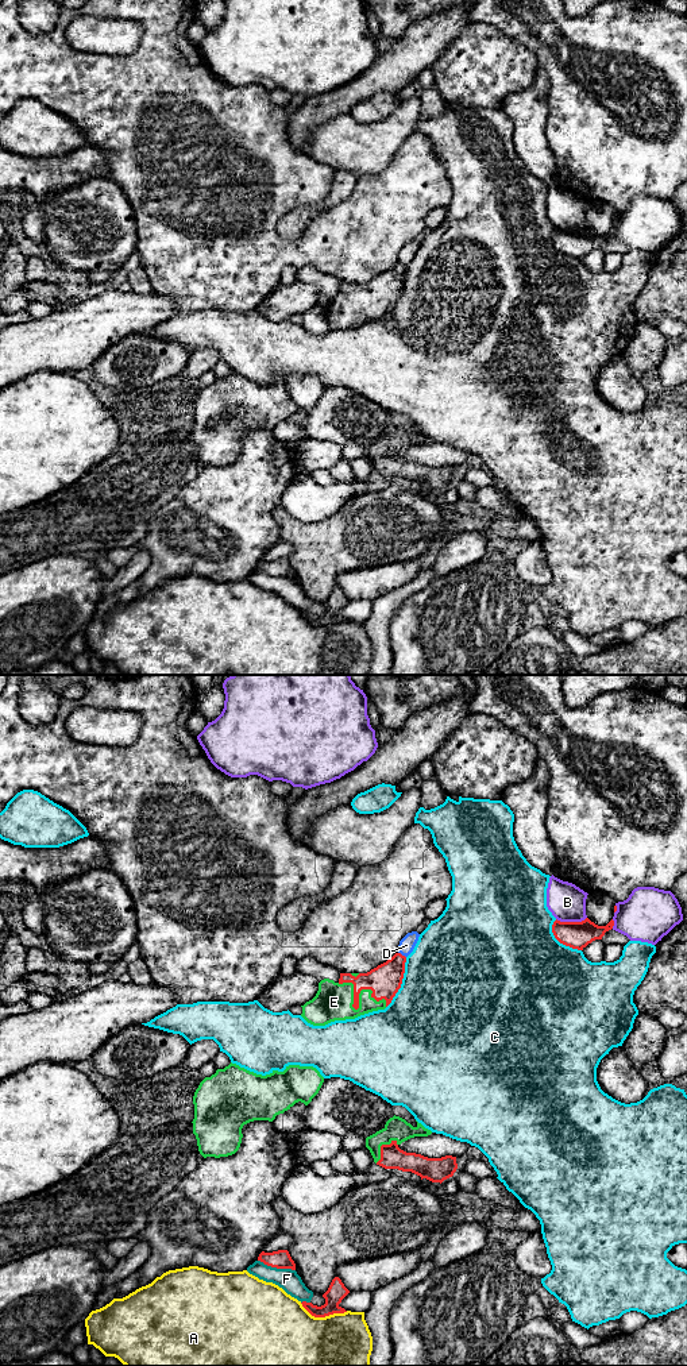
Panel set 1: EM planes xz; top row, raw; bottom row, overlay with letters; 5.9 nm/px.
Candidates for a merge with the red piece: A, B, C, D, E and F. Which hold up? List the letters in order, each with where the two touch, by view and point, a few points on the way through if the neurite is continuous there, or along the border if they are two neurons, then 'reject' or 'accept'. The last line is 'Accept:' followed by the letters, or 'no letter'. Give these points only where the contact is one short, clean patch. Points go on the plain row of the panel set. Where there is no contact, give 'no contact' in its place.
A: xz (324, 625) | reject
B: xz (571, 231) | reject
C: xz (401, 292) | reject
D: xz (401, 263) | reject
E: xz (358, 312) | accept
F: xz (277, 577) | reject
Accept: E

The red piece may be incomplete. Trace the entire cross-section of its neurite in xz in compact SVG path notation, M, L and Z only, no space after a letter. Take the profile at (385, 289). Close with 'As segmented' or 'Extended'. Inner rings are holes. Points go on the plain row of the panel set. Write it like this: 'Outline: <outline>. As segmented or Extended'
Outline: M395 262L367 282L340 282L337 292L321 289L316 305L301 315L301 325L313 335L325 335L385 319L401 297L405 271L406 266Z. Extended

